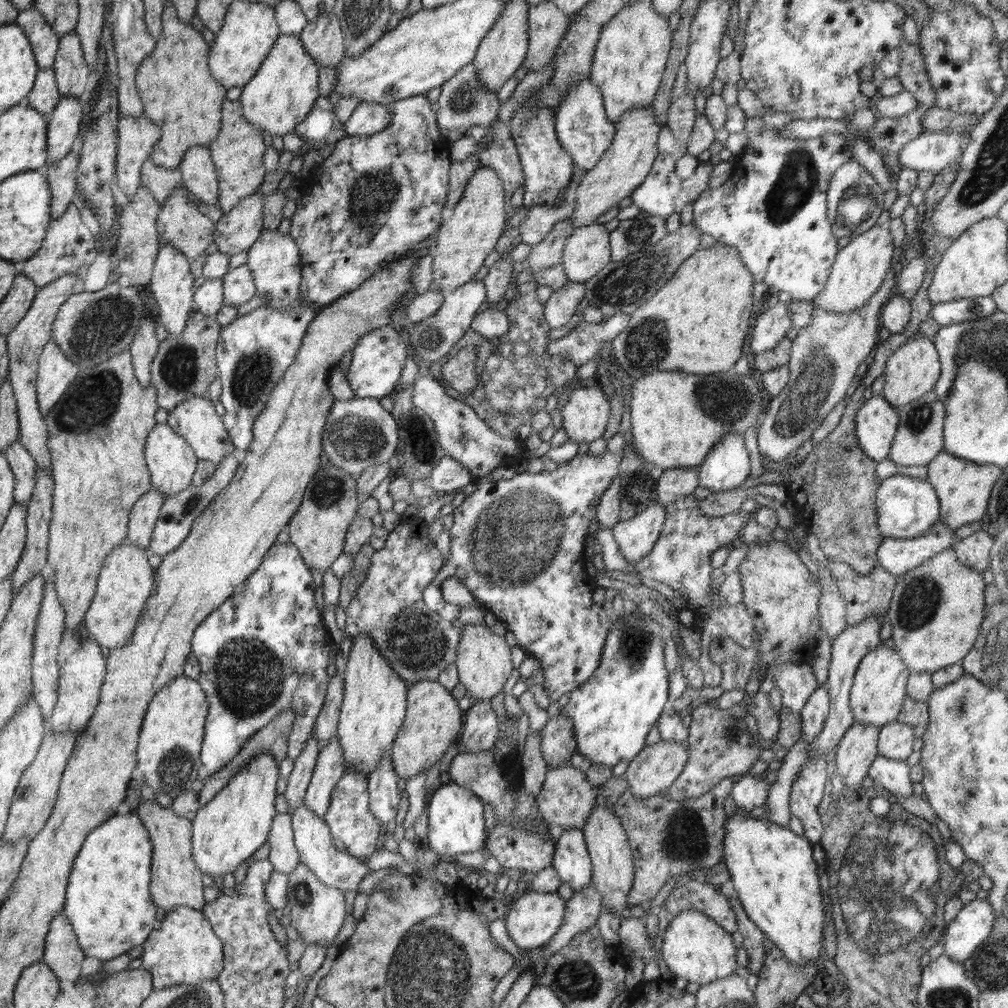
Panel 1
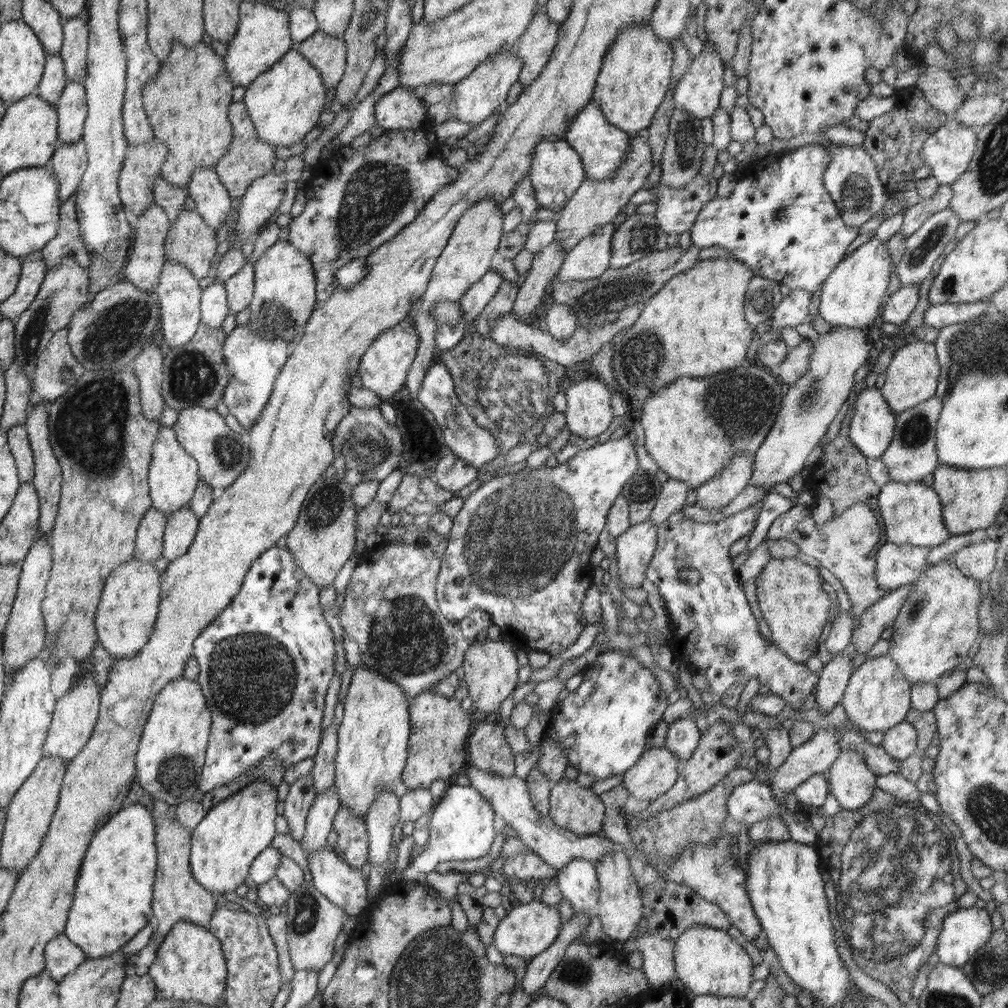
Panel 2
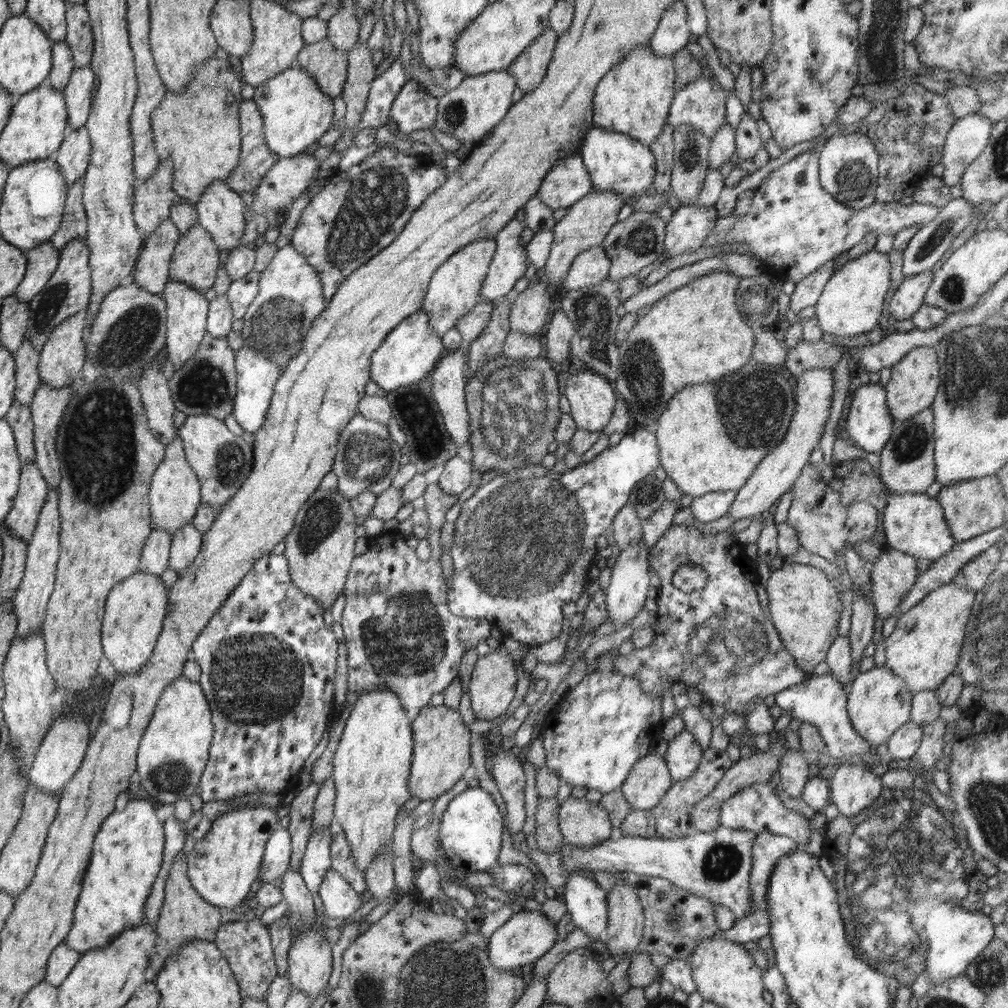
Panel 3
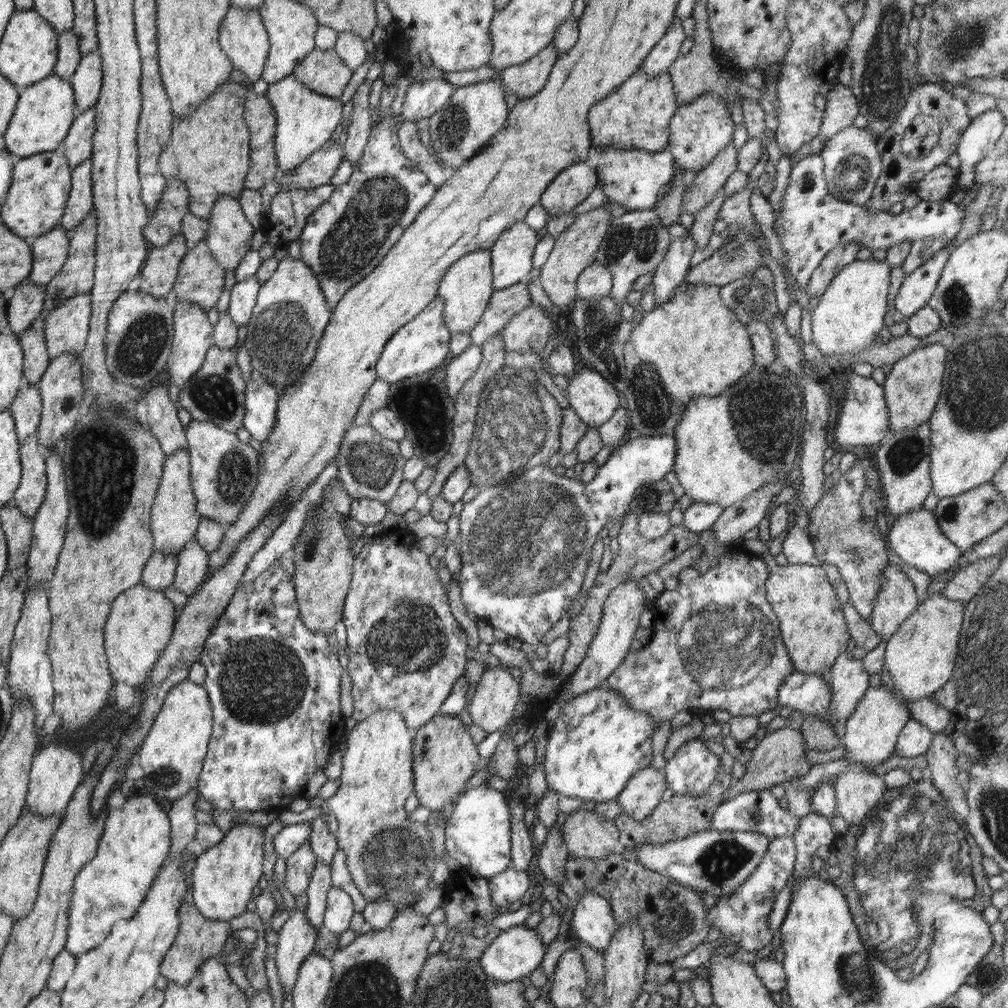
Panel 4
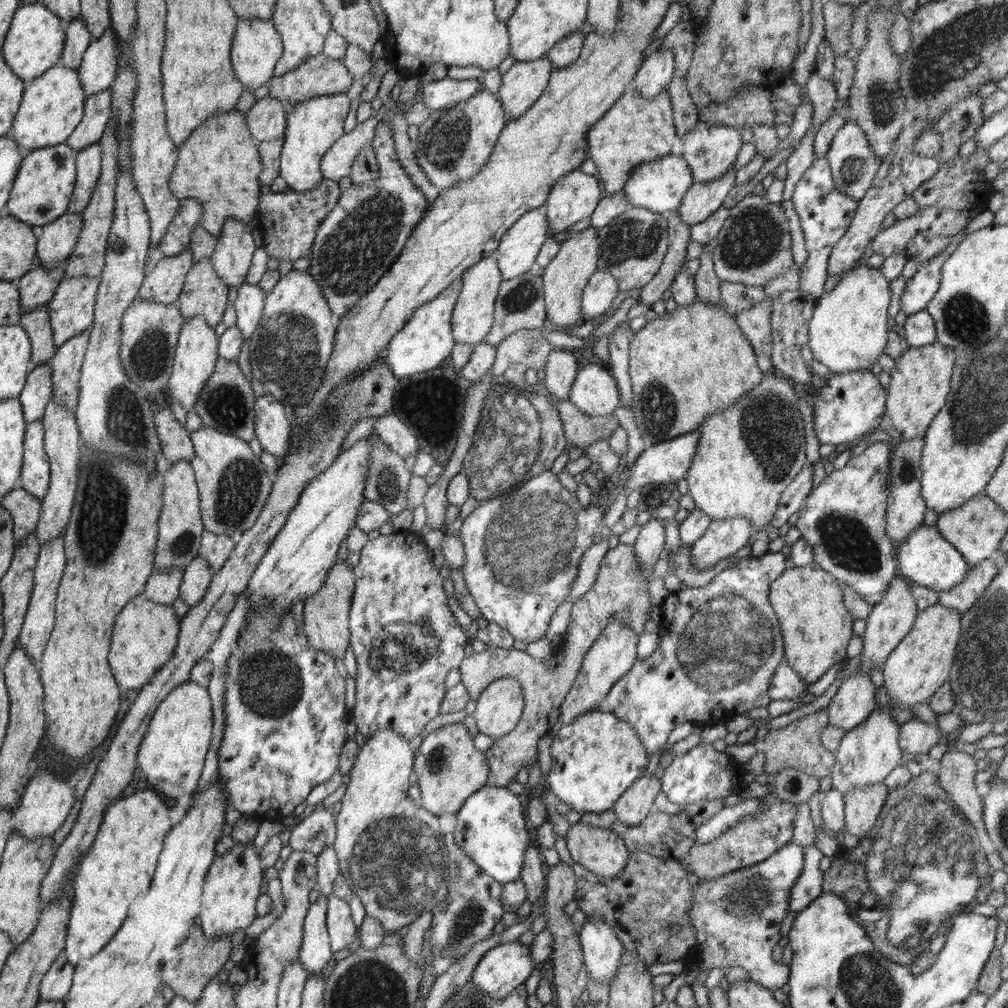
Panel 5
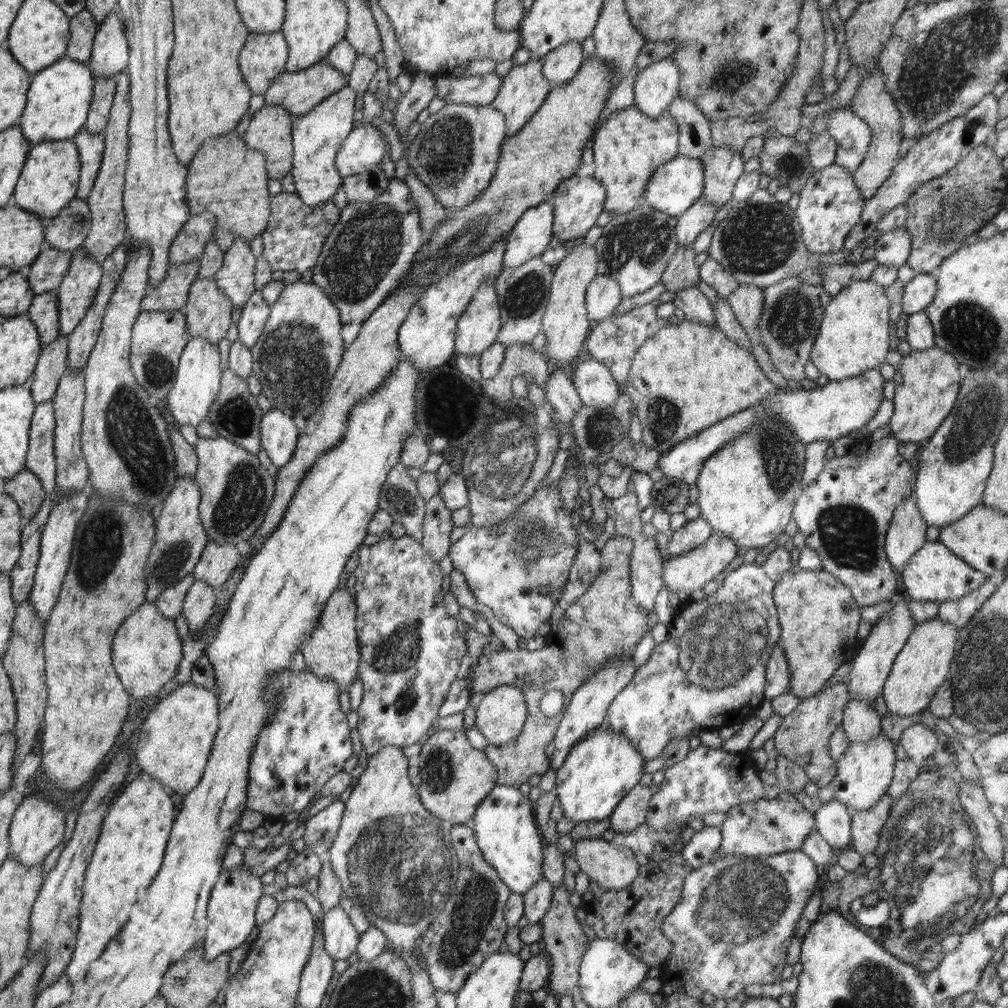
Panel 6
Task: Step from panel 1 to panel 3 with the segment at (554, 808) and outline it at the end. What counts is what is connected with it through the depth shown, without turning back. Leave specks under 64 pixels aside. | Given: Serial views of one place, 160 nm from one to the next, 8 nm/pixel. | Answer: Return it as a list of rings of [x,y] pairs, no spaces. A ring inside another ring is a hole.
[[[568,797],[559,804],[559,829],[566,844],[592,846],[614,838],[617,831],[610,822],[608,813],[598,803],[586,797]]]

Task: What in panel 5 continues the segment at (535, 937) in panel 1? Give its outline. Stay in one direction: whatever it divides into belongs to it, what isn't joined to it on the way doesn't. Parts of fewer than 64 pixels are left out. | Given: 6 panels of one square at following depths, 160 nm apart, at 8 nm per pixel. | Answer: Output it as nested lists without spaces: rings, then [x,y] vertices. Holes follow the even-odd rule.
[[[519,941],[497,945],[476,964],[471,980],[474,988],[492,1000],[504,1000],[512,990],[524,985],[536,964],[530,950]]]

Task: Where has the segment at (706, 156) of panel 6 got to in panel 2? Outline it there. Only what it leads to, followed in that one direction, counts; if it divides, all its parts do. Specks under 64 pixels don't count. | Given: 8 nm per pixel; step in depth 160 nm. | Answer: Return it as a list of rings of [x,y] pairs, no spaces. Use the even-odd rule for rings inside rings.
[[[706,42],[700,56],[696,56],[686,73],[673,89],[675,108],[683,108],[694,118],[712,118],[724,90],[724,63],[714,44]]]

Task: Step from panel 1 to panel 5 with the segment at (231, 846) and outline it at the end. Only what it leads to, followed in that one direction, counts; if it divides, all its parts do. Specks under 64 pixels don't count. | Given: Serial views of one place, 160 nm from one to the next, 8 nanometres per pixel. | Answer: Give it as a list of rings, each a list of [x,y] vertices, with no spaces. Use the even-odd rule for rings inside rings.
[[[254,843],[236,844],[226,854],[216,855],[203,882],[199,925],[208,940],[220,940],[239,928],[245,930],[257,917],[255,909],[262,888],[262,866],[259,848]]]

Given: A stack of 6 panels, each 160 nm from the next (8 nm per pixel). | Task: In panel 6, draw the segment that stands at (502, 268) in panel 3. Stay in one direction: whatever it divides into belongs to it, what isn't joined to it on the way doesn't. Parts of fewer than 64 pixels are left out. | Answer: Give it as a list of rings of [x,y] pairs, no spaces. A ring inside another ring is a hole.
[[[541,202],[522,213],[507,236],[504,269],[518,268],[541,256],[553,237],[553,205]]]

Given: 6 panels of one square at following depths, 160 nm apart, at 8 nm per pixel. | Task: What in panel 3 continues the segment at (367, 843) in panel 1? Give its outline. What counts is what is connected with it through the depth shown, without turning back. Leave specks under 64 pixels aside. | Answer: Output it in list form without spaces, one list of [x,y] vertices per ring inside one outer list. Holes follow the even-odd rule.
[[[344,833],[331,839],[331,867],[339,872],[346,882],[349,882],[350,886],[362,896],[367,889],[365,876],[359,871],[355,860],[351,857],[350,843]]]

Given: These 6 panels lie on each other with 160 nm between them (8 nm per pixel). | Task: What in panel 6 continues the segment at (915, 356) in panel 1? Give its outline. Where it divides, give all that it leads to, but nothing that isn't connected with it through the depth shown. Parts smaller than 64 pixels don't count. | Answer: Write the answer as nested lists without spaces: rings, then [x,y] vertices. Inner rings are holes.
[[[936,346],[926,350],[912,349],[901,362],[893,378],[895,395],[893,415],[889,422],[890,434],[899,441],[923,444],[953,409],[960,390],[963,367],[954,356]]]

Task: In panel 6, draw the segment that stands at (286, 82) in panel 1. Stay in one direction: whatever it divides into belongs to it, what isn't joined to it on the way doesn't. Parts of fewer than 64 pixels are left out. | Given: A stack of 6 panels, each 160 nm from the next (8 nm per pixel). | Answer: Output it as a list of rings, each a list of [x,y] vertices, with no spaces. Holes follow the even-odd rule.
[[[347,84],[338,92],[322,99],[308,114],[293,116],[293,159],[290,174],[296,187],[295,192],[308,206],[315,207],[332,200],[338,187],[343,184],[343,177],[335,167],[335,158],[346,137],[354,130],[354,114],[358,110],[358,104],[355,103],[357,96],[359,95]]]

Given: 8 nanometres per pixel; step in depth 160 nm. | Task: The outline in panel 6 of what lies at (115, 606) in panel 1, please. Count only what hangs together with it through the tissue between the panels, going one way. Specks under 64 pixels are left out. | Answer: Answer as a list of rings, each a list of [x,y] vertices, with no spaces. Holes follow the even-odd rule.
[[[145,602],[126,618],[112,644],[112,662],[118,678],[126,692],[134,698],[150,698],[161,694],[166,686],[173,684],[173,678],[182,660],[182,640],[178,636],[175,622],[166,618],[154,603]]]

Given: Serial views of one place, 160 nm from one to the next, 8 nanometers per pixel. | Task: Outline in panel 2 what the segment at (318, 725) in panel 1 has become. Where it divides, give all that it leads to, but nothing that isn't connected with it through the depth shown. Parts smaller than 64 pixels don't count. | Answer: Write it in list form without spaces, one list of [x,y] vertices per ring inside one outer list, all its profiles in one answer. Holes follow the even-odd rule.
[[[331,723],[321,732],[320,745],[314,757],[311,777],[317,794],[329,789],[335,782],[335,756],[337,755],[337,726]]]

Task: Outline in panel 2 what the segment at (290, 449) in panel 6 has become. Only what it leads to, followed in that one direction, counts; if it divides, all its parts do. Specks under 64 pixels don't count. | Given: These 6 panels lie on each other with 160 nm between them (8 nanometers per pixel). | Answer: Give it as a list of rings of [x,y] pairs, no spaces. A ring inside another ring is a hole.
[[[248,324],[237,325],[222,345],[222,354],[228,369],[228,384],[221,398],[229,413],[247,430],[256,422],[268,404],[274,383],[288,360],[292,344],[281,338],[267,339],[253,331]]]

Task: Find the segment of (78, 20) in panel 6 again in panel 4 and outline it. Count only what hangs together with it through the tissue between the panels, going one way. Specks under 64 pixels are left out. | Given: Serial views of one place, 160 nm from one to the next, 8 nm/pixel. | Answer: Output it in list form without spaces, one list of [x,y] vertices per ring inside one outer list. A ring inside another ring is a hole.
[[[70,29],[58,33],[57,42],[58,56],[53,72],[60,78],[70,80],[82,59],[80,41],[73,29]]]

